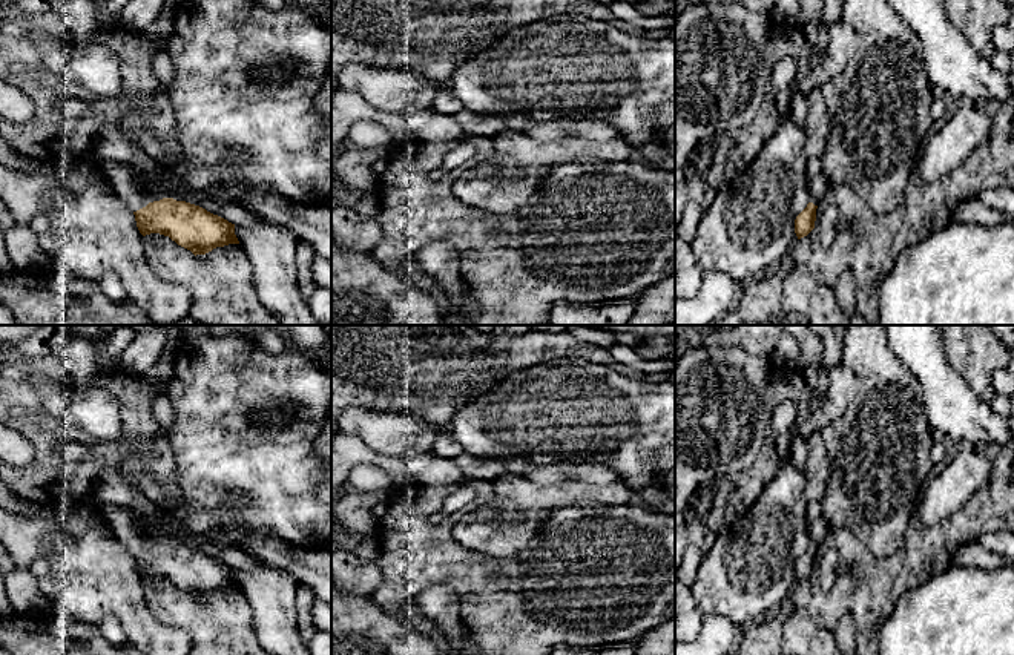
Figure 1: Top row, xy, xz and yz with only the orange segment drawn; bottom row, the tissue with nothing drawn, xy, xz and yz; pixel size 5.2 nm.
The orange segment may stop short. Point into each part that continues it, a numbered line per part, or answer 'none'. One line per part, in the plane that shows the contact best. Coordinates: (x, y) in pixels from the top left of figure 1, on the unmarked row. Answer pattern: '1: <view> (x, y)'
1: xy (131, 526)

